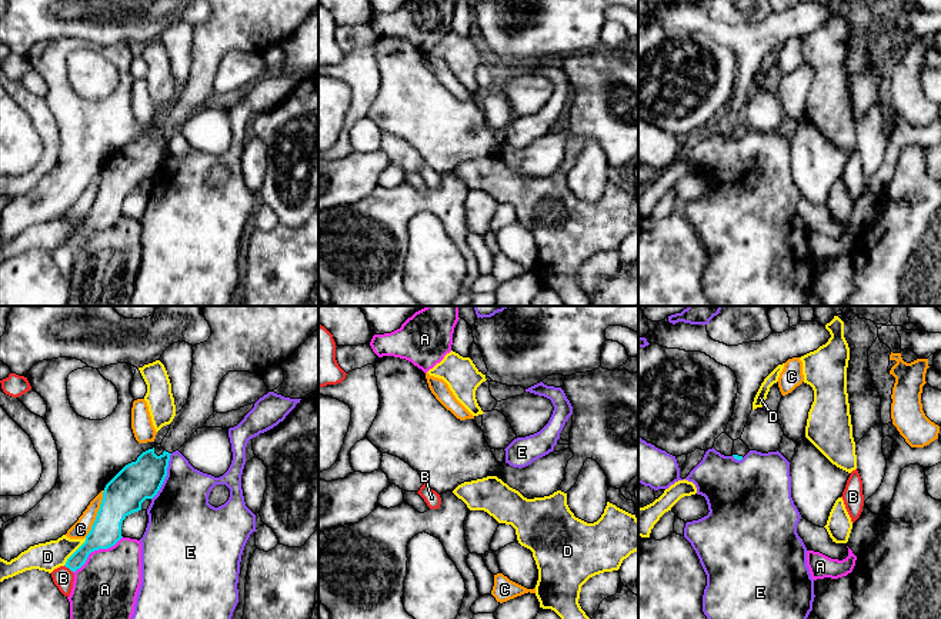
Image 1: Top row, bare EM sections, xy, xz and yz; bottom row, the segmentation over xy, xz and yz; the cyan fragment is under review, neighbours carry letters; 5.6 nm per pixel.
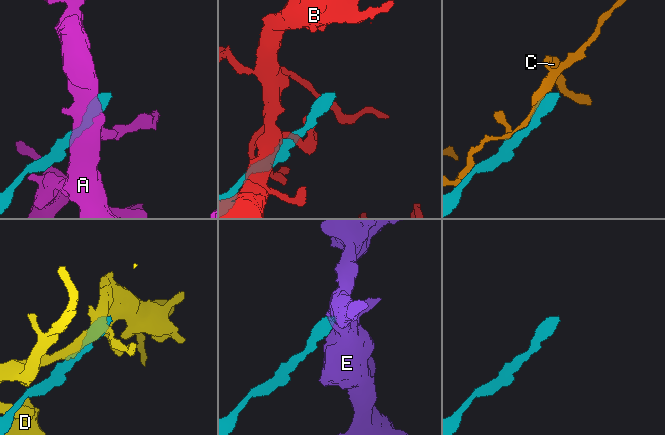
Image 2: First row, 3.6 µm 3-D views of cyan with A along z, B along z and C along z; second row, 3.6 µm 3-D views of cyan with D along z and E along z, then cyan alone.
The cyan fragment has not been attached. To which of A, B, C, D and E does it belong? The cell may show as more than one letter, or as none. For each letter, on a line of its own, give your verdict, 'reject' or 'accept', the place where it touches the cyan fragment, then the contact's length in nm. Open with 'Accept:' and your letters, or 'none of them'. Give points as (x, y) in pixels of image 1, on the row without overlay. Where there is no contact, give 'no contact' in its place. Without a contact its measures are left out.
Accept: none of them
A: reject; contact xy (96, 229); length 340 nm
B: reject; contact xy (69, 248); length 60 nm
C: reject; contact xy (97, 193); length 280 nm
D: reject; contact xy (74, 232); length 200 nm
E: reject; contact xy (166, 155); length 280 nm

